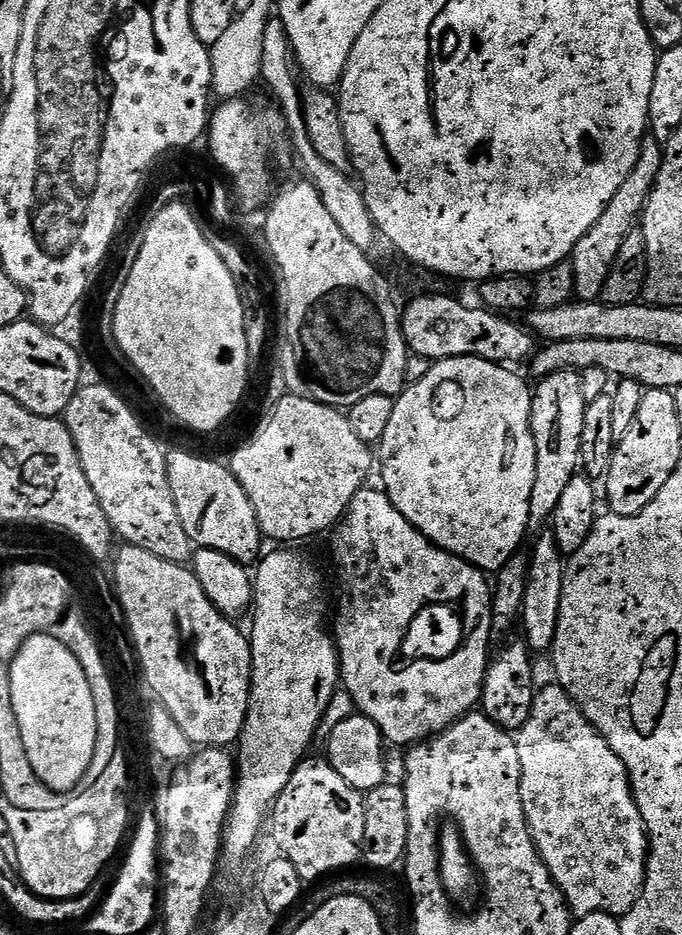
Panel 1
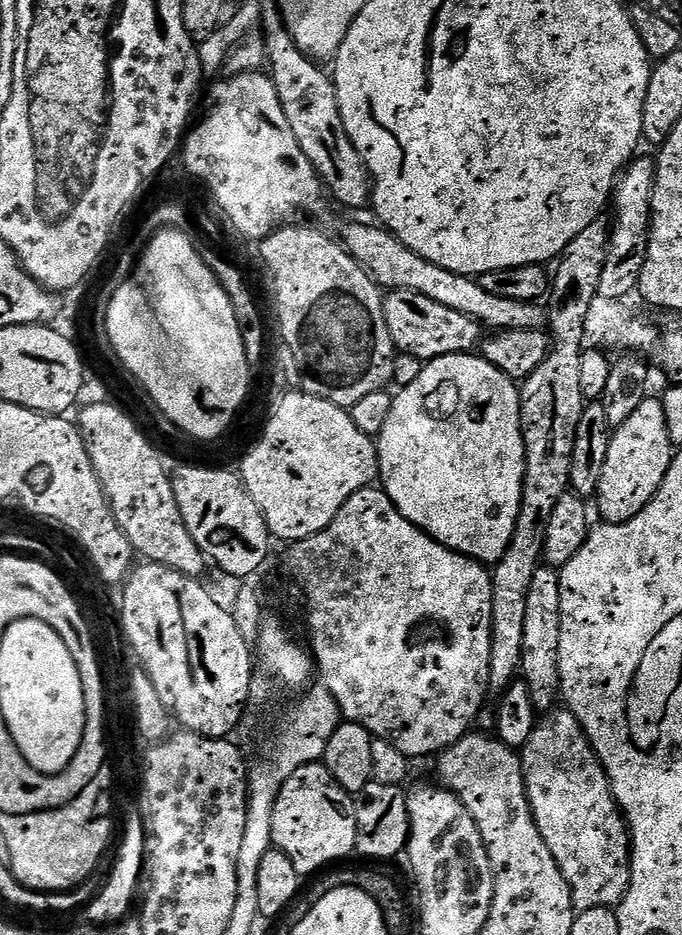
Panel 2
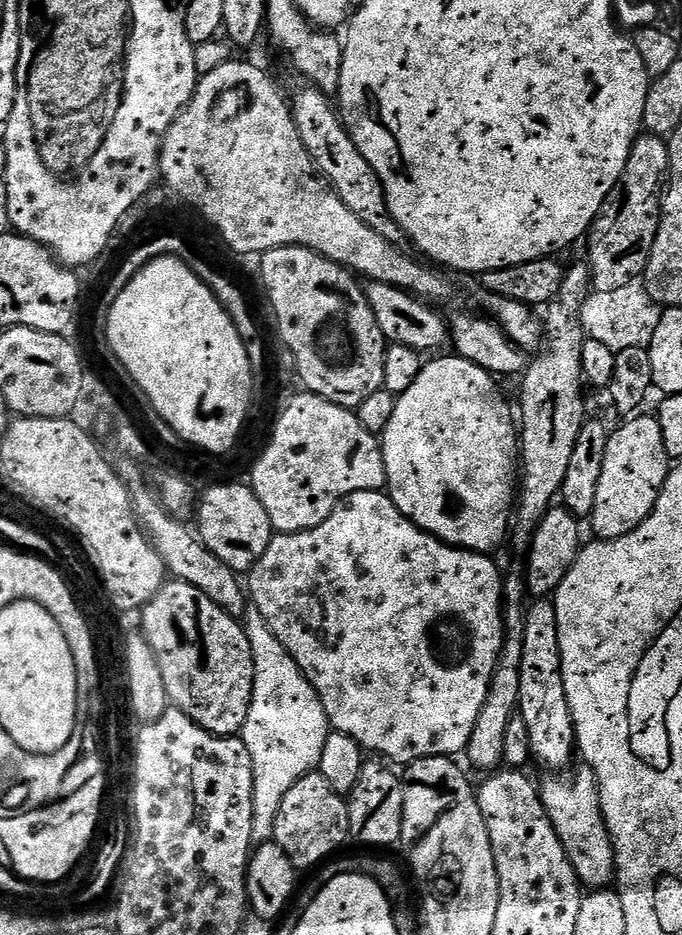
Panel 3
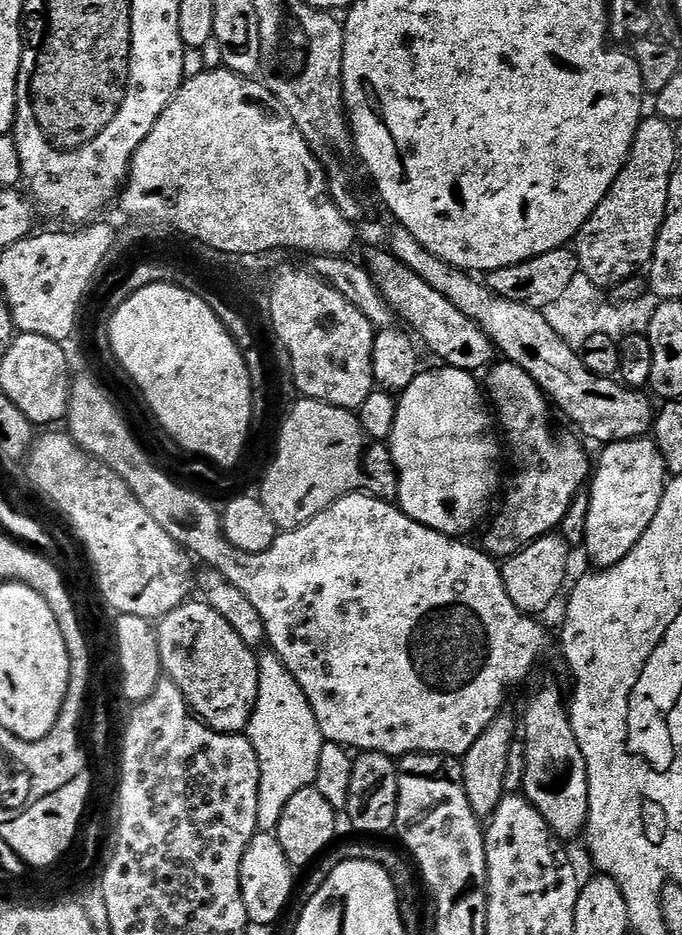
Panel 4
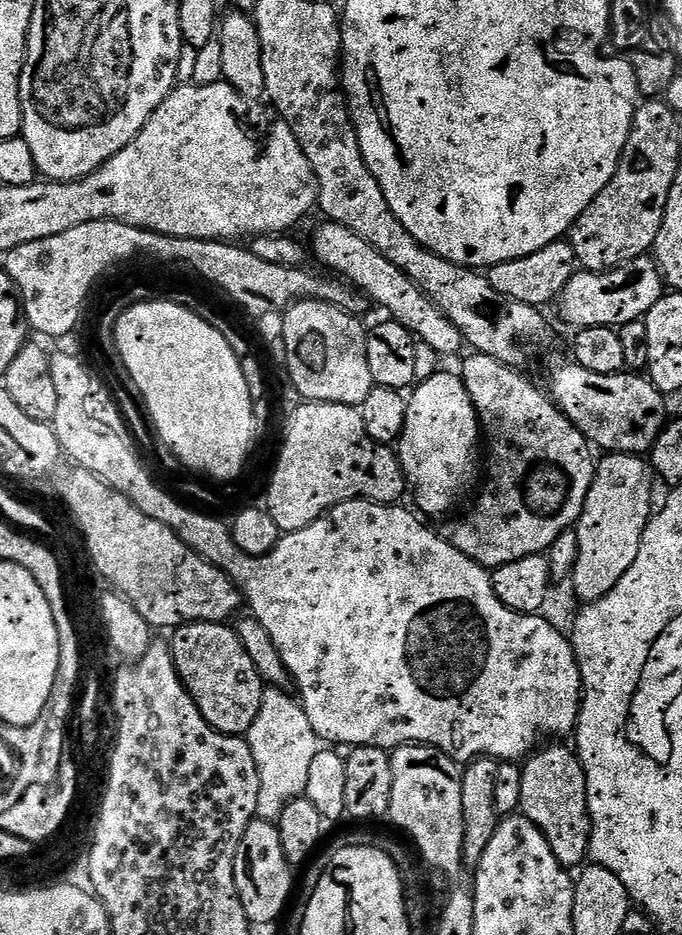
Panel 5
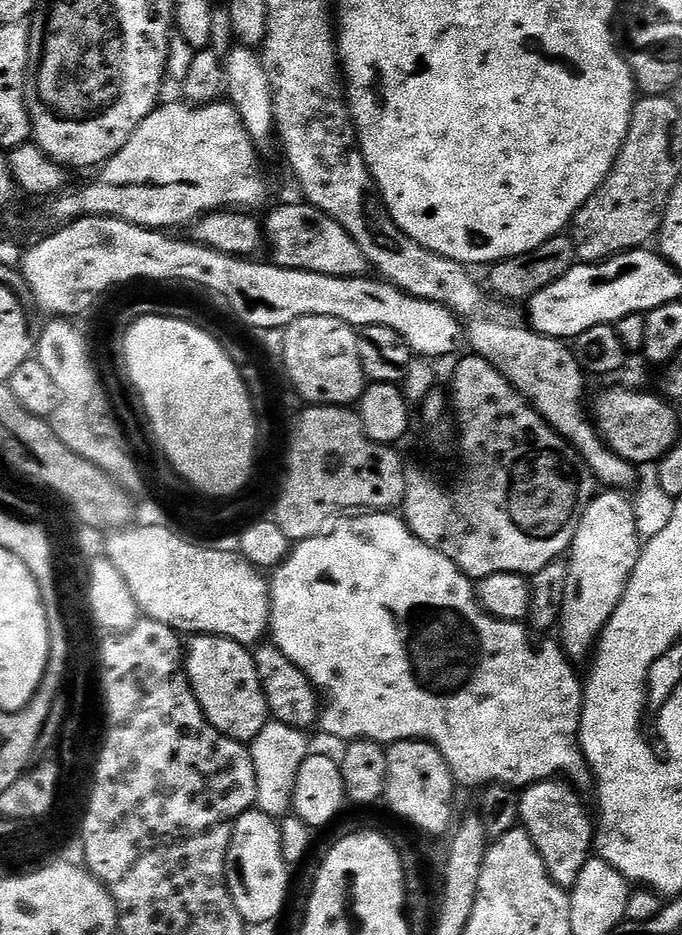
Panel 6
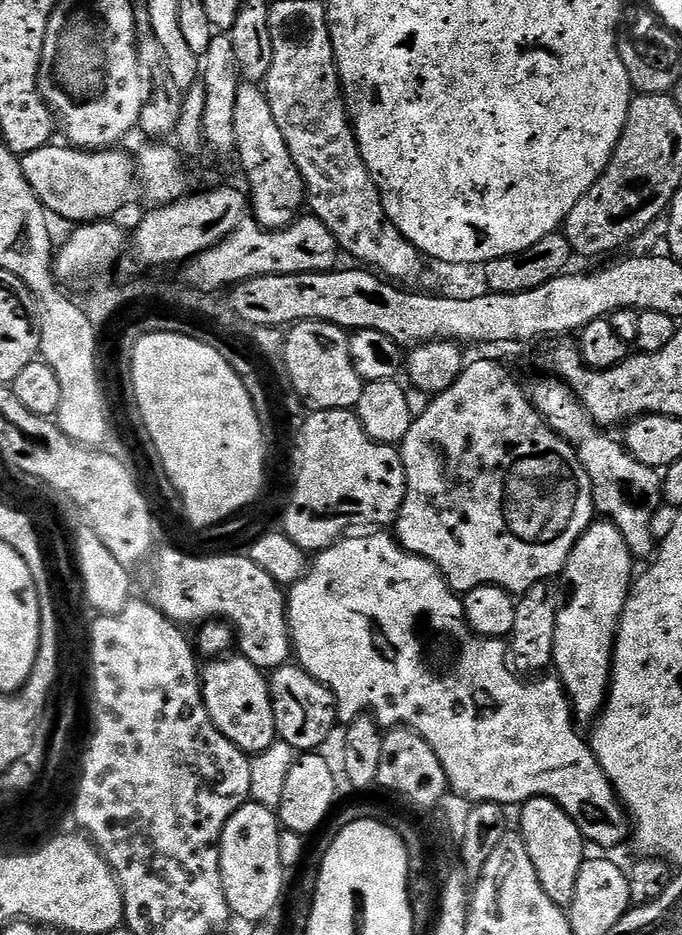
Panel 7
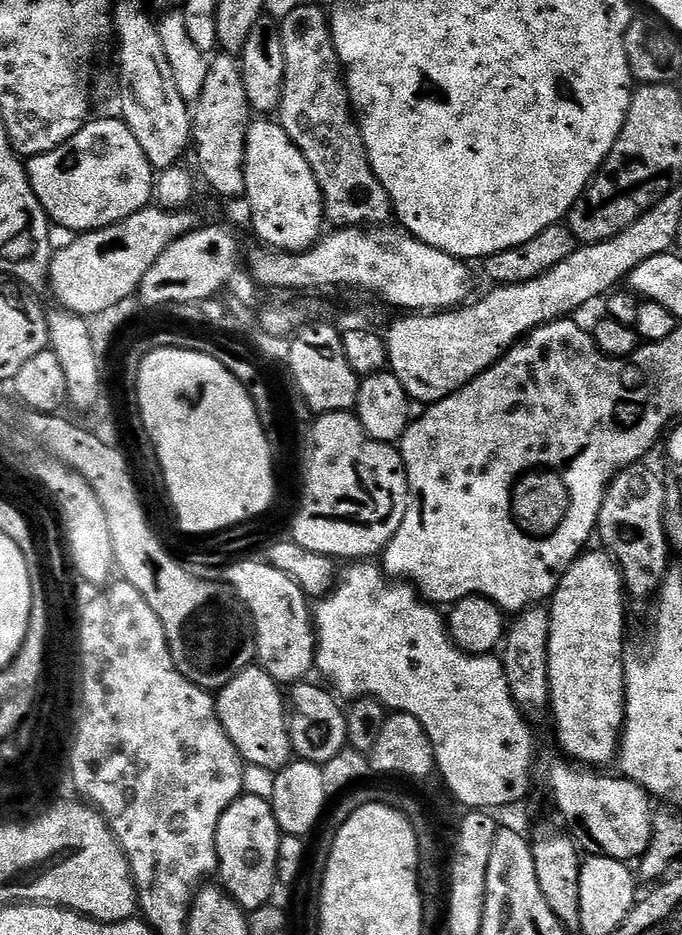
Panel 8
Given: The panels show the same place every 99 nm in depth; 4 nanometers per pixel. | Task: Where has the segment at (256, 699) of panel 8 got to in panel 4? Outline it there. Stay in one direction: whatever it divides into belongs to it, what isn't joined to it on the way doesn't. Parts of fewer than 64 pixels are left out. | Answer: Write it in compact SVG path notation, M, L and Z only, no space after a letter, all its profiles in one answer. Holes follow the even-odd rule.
M192 598L170 610L170 614L161 616L155 631L163 675L173 680L178 690L182 690L193 713L216 732L243 733L248 727L258 698L260 662L257 653L248 648L242 638L238 638L234 626L230 626L230 622L226 622L226 618L222 618L222 614L218 614L218 610L214 610L209 604Z

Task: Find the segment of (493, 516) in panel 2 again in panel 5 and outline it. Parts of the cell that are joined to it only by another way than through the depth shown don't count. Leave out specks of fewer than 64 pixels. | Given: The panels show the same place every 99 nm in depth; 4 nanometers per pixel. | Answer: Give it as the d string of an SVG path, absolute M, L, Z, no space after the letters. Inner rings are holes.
M436 372L423 380L424 377L407 397L406 426L398 441L398 455L404 479L416 495L415 507L425 517L444 516L472 480L482 429L474 402L457 373Z

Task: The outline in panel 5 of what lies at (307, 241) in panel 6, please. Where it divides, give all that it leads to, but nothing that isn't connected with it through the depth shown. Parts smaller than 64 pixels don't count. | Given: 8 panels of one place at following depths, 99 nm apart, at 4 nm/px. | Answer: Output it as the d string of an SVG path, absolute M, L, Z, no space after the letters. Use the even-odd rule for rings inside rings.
M323 223L317 226L316 233L312 236L312 244L310 243L315 263L317 260L337 272L334 273L337 277L343 278L349 285L366 294L373 305L381 304L388 308L387 315L406 326L406 330L410 330L417 341L423 347L425 344L430 351L437 352L440 356L452 356L459 348L465 347L464 335L460 333L458 326L454 326L454 322L450 322L450 318L446 318L446 314L442 314L438 306L434 306L430 297L401 268L378 254L378 250L374 250L370 242L358 238L354 230L346 230L346 226L341 224Z

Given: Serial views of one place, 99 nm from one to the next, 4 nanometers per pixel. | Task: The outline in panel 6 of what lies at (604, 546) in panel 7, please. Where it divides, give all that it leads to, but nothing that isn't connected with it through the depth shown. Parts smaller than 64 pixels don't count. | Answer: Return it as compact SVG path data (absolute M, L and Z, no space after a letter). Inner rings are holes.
M604 490L593 495L588 508L582 514L582 522L572 539L572 547L567 553L568 573L566 574L566 594L562 598L562 610L558 625L558 643L564 649L568 659L573 662L587 661L593 655L596 641L600 639L606 622L618 610L618 602L622 602L622 594L634 574L634 566L638 566L641 540L638 527L635 526L635 510L633 501L624 496L620 490Z

